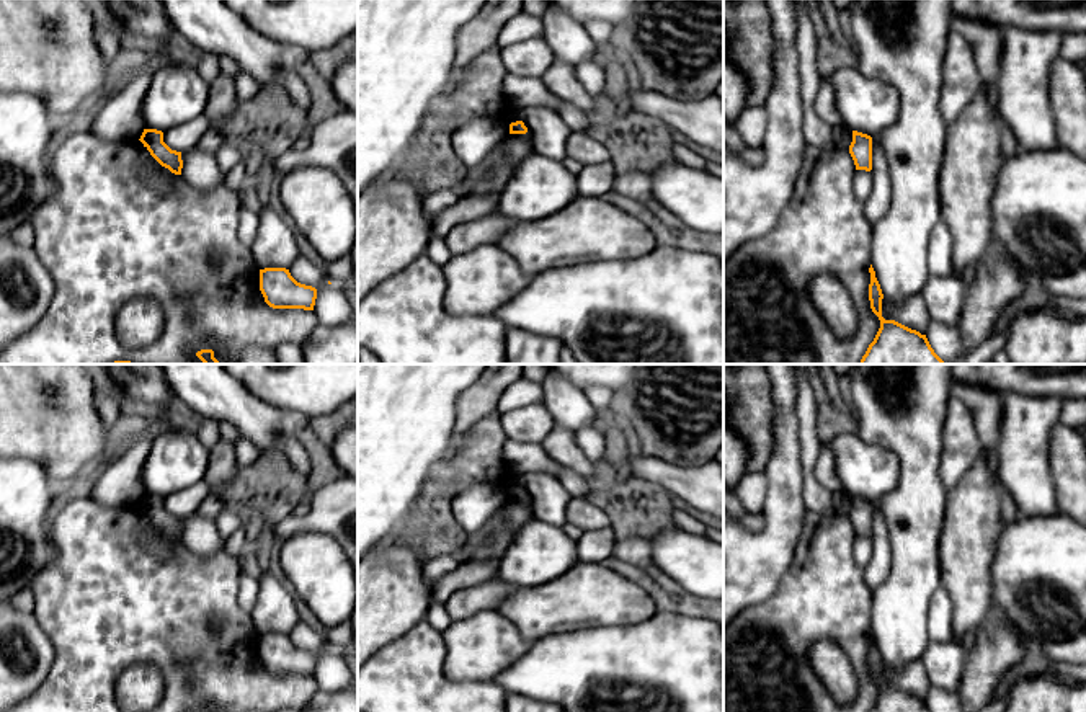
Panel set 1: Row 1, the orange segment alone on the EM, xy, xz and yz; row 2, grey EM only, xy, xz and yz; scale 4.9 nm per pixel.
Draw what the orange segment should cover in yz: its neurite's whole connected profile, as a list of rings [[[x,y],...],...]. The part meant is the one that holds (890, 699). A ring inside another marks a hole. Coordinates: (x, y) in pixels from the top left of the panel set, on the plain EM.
[[[870,630],[870,650],[869,650],[869,666],[872,678],[880,686],[880,694],[869,712],[931,712],[926,701],[921,701],[916,696],[911,696],[895,686],[885,686],[882,683],[882,655],[875,643],[875,637]]]

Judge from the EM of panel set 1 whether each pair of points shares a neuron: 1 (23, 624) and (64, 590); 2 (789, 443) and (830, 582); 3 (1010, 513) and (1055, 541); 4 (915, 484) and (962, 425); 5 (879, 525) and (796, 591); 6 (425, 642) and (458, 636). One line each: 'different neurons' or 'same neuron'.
1: different neurons
2: different neurons
3: different neurons
4: different neurons
5: different neurons
6: different neurons

